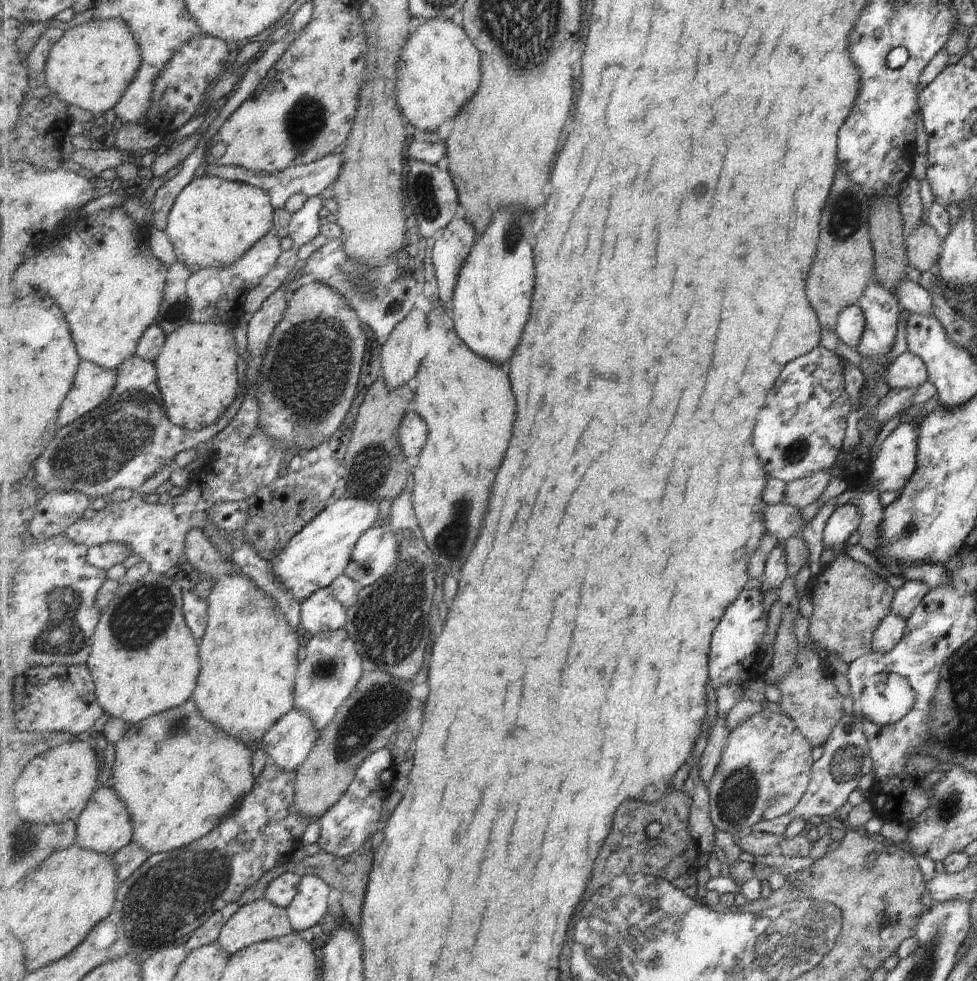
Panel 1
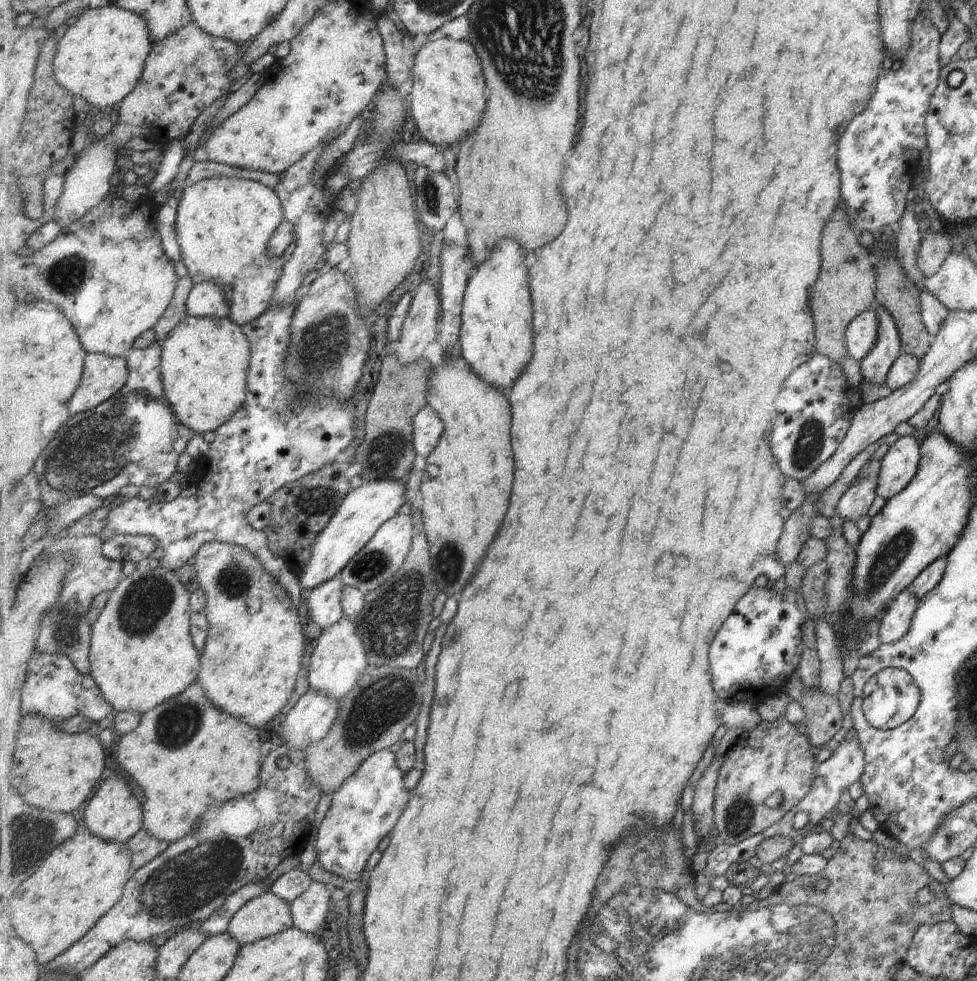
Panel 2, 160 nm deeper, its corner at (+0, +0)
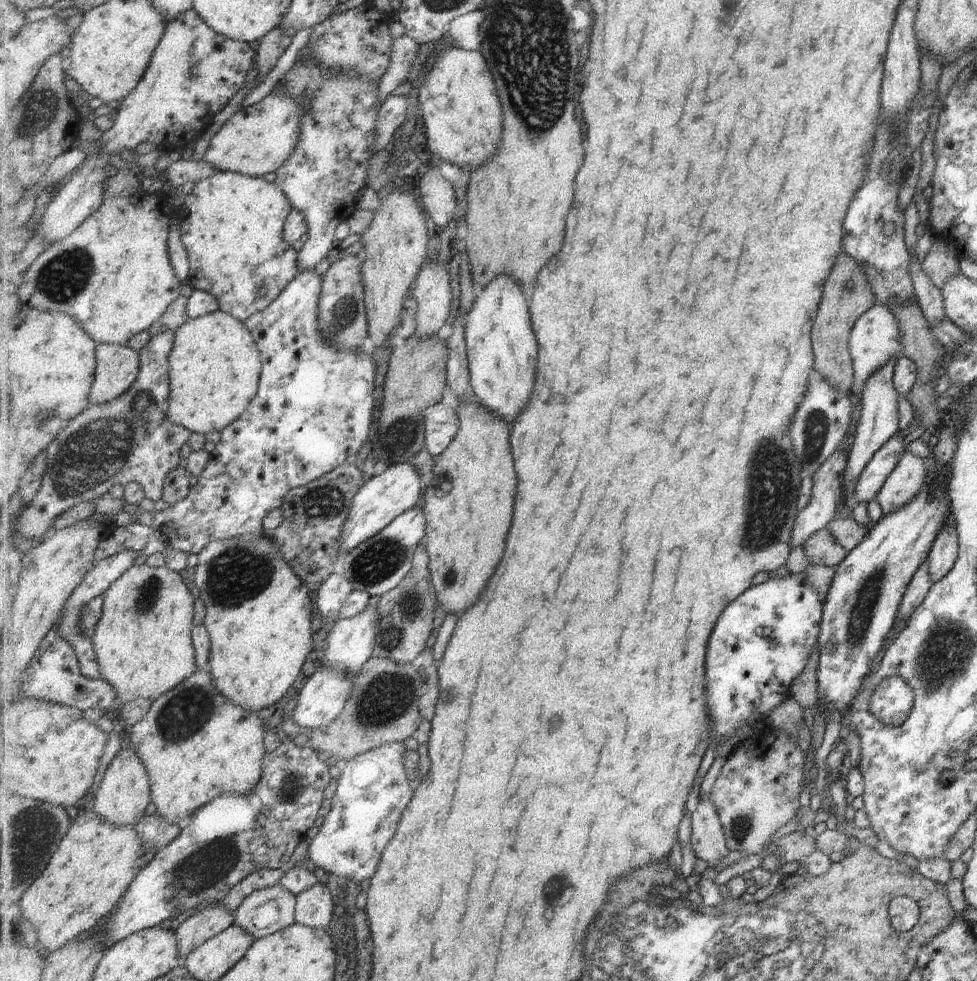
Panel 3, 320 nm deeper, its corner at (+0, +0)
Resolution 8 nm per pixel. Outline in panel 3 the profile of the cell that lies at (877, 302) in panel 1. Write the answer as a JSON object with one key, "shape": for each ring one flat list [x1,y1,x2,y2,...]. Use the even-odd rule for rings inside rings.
{"shape":[[895,359,887,364,884,364,880,369,871,373,868,376,866,383,862,390,860,398,861,410,860,417,857,420,855,435,853,442,846,454,846,465,844,466,844,473,842,474,840,488,842,489,843,504,848,508,853,505,851,496,854,494,854,484,859,476,859,473,865,468,869,459,886,440,898,432,897,428,897,398,899,395,895,392,892,385,892,370]]}

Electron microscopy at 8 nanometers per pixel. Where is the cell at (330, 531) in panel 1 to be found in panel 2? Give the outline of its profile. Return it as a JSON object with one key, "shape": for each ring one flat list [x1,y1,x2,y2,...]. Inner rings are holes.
{"shape":[[373,479,358,481,356,487,343,501,337,515,329,526,315,539,311,558,306,566,293,566,303,588,317,588,340,572,371,542,375,533,388,520,408,510,411,495,405,490,405,483,397,479]]}

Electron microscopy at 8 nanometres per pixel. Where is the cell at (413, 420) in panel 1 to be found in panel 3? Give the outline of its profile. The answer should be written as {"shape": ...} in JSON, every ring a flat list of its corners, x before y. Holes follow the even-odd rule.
{"shape":[[437,403,426,410,426,450,431,456,445,452,460,429,458,412,445,404]]}

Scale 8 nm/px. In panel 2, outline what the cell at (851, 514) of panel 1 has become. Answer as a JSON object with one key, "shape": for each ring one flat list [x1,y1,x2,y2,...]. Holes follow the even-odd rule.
{"shape":[[880,460,867,461,856,473,856,477,839,497,836,514,842,520,855,522,867,514,869,505,876,497,876,478,880,469]]}

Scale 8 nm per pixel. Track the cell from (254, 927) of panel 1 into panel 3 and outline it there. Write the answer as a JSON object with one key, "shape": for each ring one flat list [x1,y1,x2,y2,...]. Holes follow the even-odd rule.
{"shape":[[281,883,253,891,236,910,234,924,260,939,295,924,297,904,297,895]]}

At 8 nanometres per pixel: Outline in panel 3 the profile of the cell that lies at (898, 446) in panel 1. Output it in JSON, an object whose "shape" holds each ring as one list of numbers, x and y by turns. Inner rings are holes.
{"shape":[[909,451,901,453,899,462,874,496,883,516,895,512,916,496,926,478,926,461]]}

